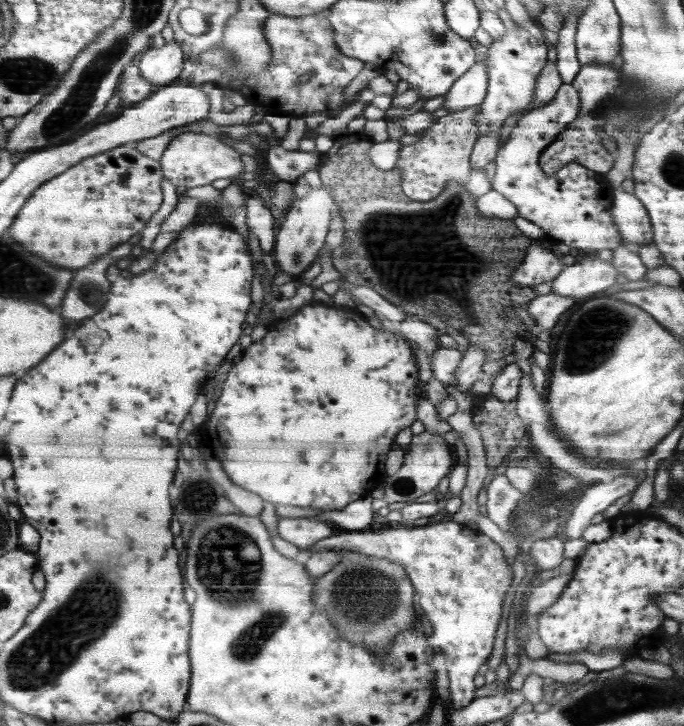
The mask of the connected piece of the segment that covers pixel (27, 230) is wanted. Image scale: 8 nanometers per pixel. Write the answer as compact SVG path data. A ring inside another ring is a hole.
M135 145L117 146L114 152L90 156L66 169L60 176L47 180L26 200L26 208L14 219L8 231L14 242L26 244L50 264L79 270L94 262L94 254L110 252L130 236L140 233L150 216L162 204L162 170L158 160L144 158ZM130 214L140 224L130 222ZM96 242L96 252L94 252Z

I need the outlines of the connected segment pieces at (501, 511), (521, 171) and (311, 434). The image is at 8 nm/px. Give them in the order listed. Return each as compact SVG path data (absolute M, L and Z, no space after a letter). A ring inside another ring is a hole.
M505 475L495 476L486 487L486 492L488 493L486 509L488 509L489 520L495 522L504 532L510 533L512 516L517 511L518 502L527 500L527 497L514 488Z
M562 84L554 99L546 106L523 112L522 118L512 129L508 140L498 149L496 158L493 160L496 172L491 188L516 205L518 216L540 226L546 236L552 241L560 243L563 249L572 246L582 250L590 249L592 253L599 250L613 250L623 243L621 242L621 232L614 224L612 213L610 213L613 208L614 188L606 176L603 173L594 172L576 161L568 162L553 175L546 175L540 165L541 155L544 154L545 148L557 140L568 128L568 124L577 118L580 110L578 94L573 90L571 84Z
M305 304L299 308L296 314L288 317L286 320L274 320L273 322L274 324L272 324L272 328L268 328L268 334L266 334L260 342L254 342L254 344L246 350L246 354L242 356L242 360L236 362L236 364L232 366L232 370L228 372L228 376L224 378L226 382L219 387L222 388L222 390L220 390L222 394L216 394L216 396L220 396L220 398L218 398L218 402L216 402L216 408L214 408L212 416L208 418L208 436L214 438L216 444L220 442L220 450L218 450L218 452L220 452L222 456L218 456L218 460L220 460L223 470L234 485L238 485L249 492L254 492L255 494L258 494L258 496L262 496L262 500L265 502L274 502L274 504L294 504L294 506L312 506L312 508L324 508L326 511L340 510L345 508L350 502L362 498L362 494L366 494L368 490L372 492L372 490L376 490L376 488L380 488L380 486L384 484L385 478L387 477L384 469L386 452L392 450L394 436L396 436L400 430L408 428L408 426L416 420L416 406L418 406L418 400L420 400L420 396L418 396L418 392L420 392L420 387L418 387L418 362L416 362L416 358L414 358L414 352L412 352L410 342L408 342L403 335L396 335L386 330L385 327L382 327L382 329L372 327L370 323L368 323L368 319L362 316L359 311L354 308L346 309L345 311L342 307L334 305L329 306L327 304L322 304L319 306L311 306Z

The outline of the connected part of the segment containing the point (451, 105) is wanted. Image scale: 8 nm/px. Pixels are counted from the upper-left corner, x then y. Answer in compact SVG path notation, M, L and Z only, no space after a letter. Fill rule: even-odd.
M481 56L445 95L444 106L449 112L461 111L468 107L478 107L487 96L488 65Z

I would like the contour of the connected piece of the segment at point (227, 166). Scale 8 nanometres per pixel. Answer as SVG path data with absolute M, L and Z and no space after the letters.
M196 132L181 133L170 141L161 157L162 169L164 169L166 180L177 186L180 194L196 186L206 186L220 178L234 178L242 172L242 160L236 150L224 143L218 142L212 135Z

